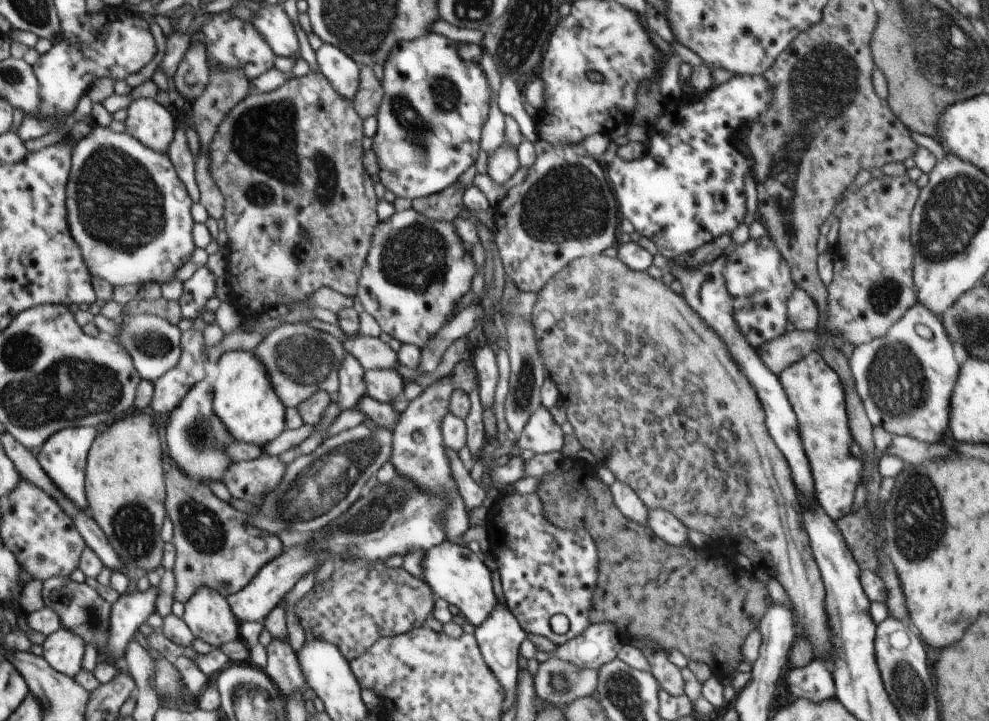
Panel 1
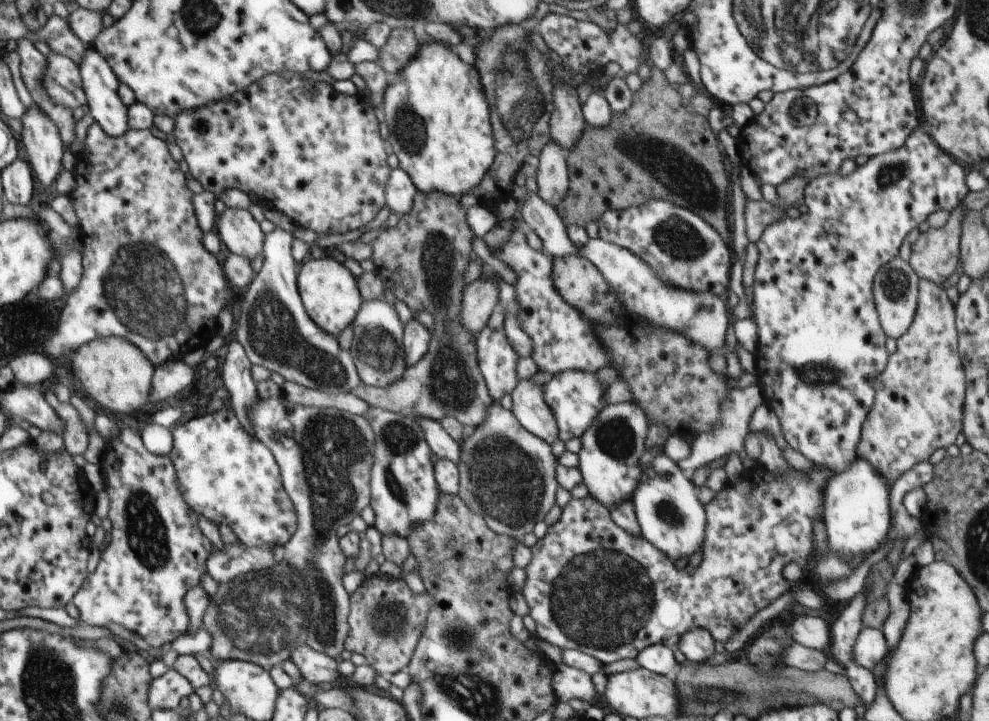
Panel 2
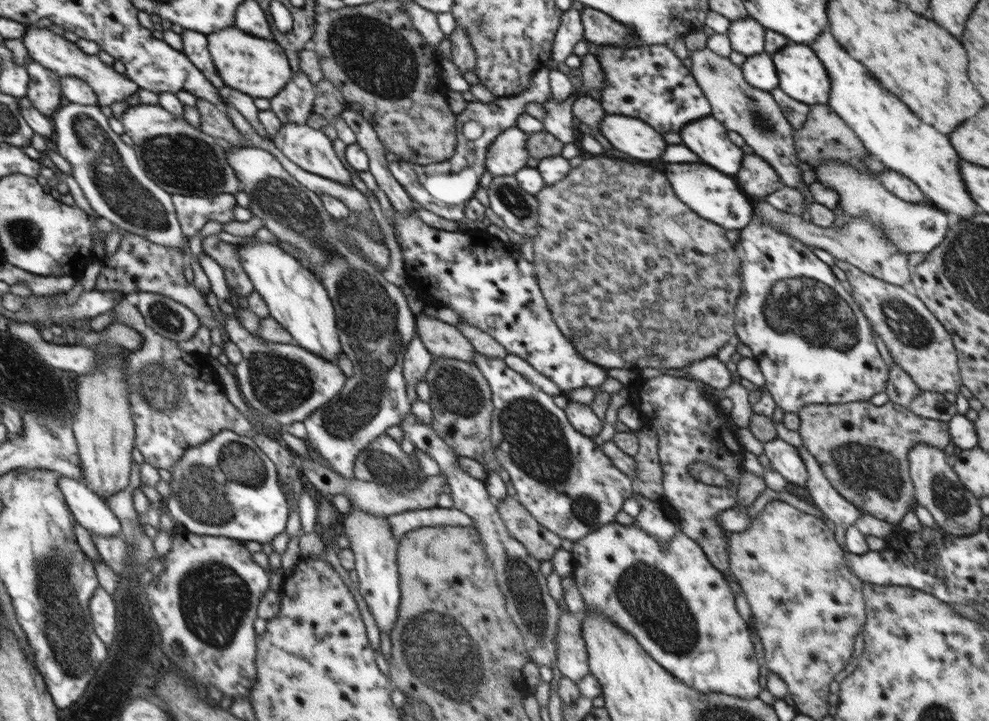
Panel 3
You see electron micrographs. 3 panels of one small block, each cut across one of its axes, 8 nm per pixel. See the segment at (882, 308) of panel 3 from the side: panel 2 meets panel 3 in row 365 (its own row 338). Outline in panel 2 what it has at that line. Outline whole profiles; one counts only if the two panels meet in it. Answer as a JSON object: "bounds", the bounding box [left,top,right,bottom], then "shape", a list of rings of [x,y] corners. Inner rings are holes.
{"bounds":[856,279,968,487],"shape":[[[920,279],[916,316],[906,334],[896,340],[896,352],[889,354],[886,370],[873,383],[874,404],[862,425],[856,449],[857,458],[868,460],[890,487],[915,464],[929,460],[935,450],[946,449],[954,444],[956,436],[963,430],[963,410],[968,382],[959,355],[959,339],[955,306],[948,299],[946,289],[930,280]]]}

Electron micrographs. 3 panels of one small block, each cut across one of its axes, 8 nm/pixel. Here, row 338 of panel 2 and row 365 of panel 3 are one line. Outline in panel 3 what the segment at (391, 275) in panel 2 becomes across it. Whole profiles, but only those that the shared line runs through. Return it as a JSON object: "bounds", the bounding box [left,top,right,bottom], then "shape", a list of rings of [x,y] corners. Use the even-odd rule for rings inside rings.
{"bounds":[425,358,502,474],"shape":[[[442,358],[431,362],[425,381],[432,393],[429,402],[433,421],[430,424],[436,434],[447,442],[449,447],[460,457],[477,460],[490,474],[499,474],[502,467],[490,440],[493,402],[491,388],[474,362],[454,358]]]}

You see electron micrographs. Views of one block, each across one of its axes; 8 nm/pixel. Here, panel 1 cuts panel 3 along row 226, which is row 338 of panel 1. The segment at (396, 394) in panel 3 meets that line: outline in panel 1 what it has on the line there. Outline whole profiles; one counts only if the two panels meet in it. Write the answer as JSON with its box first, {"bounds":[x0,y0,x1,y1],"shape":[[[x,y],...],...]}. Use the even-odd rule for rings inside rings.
{"bounds":[254,323,347,408],"shape":[[[284,323],[277,329],[272,329],[254,349],[254,352],[265,364],[273,389],[277,392],[284,406],[296,408],[305,400],[314,396],[319,390],[326,391],[332,397],[336,395],[339,389],[339,368],[342,364],[342,359],[347,354],[341,339],[302,323]]]}

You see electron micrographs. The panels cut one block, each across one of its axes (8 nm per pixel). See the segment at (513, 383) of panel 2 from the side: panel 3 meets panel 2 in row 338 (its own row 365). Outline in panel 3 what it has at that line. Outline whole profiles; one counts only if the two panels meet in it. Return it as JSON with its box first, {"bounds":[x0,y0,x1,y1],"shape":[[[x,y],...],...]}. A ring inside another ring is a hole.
{"bounds":[473,354,634,543],"shape":[[[474,354],[473,362],[480,369],[483,377],[488,381],[491,388],[491,399],[493,402],[493,413],[491,416],[491,434],[490,440],[494,449],[494,454],[498,459],[499,464],[506,469],[506,472],[510,475],[511,482],[516,490],[515,497],[520,501],[520,504],[530,514],[548,530],[557,534],[560,538],[566,538],[573,543],[581,538],[584,538],[588,533],[598,530],[602,525],[615,521],[615,516],[622,510],[624,501],[634,495],[633,480],[624,474],[615,464],[604,454],[600,445],[596,445],[593,438],[583,435],[578,432],[567,419],[564,410],[560,409],[555,403],[553,396],[548,395],[537,386],[533,386],[532,383],[527,382],[520,373],[509,368],[504,359],[498,358],[486,358],[482,354]]]}

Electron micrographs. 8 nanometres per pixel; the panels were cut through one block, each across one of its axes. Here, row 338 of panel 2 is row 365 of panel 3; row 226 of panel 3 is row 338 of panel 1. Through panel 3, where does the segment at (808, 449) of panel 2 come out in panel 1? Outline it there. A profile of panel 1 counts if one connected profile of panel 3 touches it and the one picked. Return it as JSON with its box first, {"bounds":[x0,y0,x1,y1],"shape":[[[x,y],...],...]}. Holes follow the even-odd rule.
{"bounds":[722,234,797,350],"shape":[[[768,234],[759,238],[750,237],[743,244],[733,245],[726,254],[725,259],[726,262],[722,272],[726,290],[732,301],[733,317],[736,326],[738,330],[741,330],[748,344],[758,350],[766,342],[781,337],[786,333],[786,326],[790,325],[787,302],[794,289],[797,288],[796,283],[791,277],[790,265],[784,261],[782,253],[777,249],[777,246]]]}

